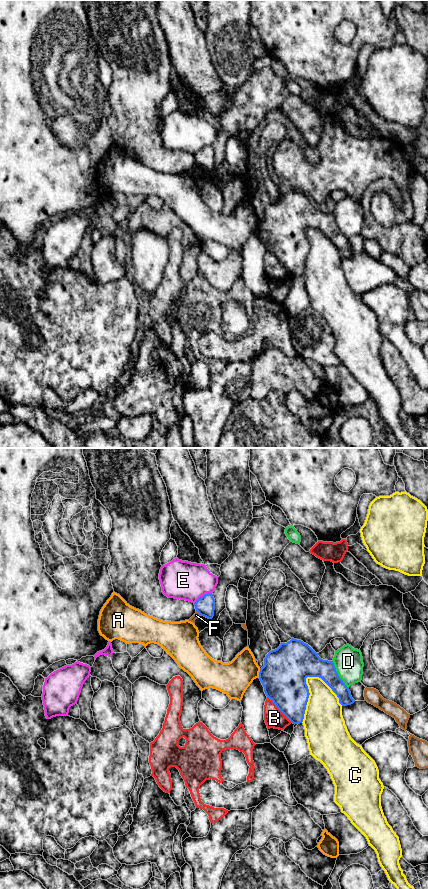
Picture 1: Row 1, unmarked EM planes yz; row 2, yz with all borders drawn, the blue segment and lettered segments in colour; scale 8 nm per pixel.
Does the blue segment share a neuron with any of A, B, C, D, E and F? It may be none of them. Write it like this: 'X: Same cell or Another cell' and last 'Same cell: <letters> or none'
A: Another cell
B: Another cell
C: Another cell
D: Another cell
E: Another cell
F: Another cell
Same cell: none

